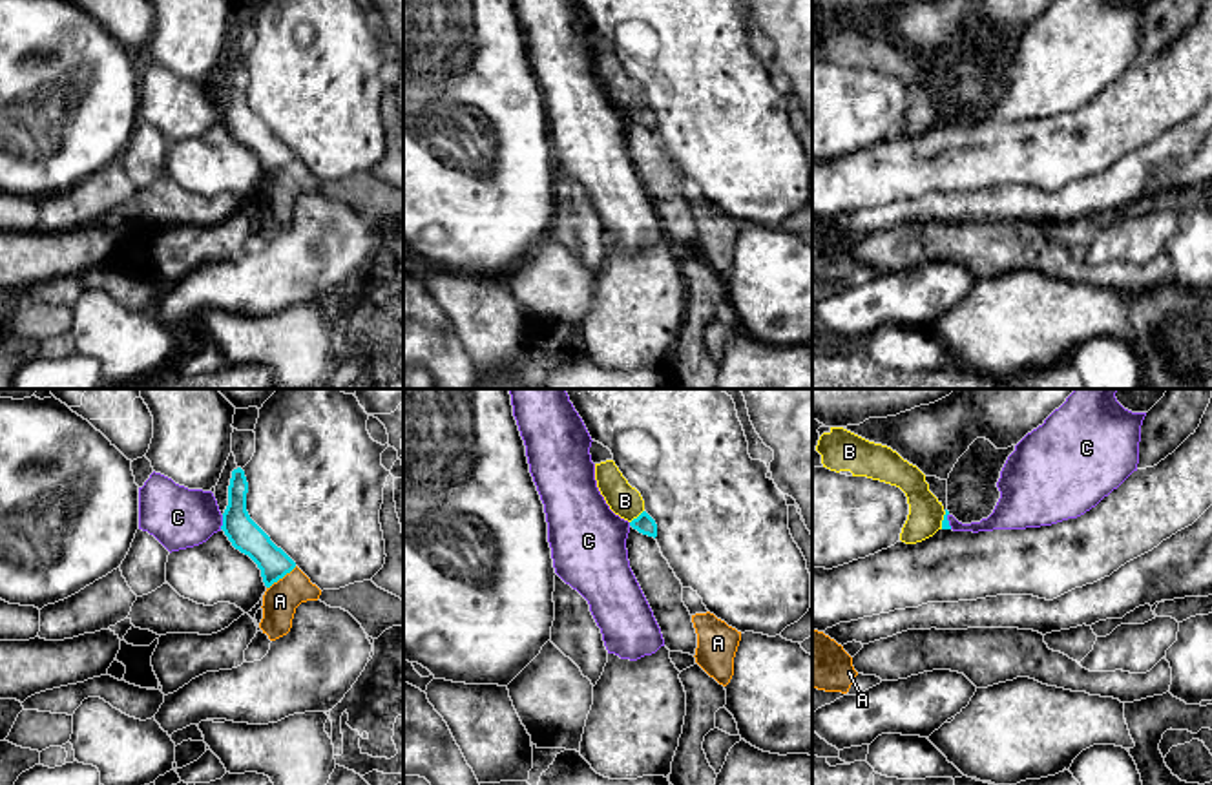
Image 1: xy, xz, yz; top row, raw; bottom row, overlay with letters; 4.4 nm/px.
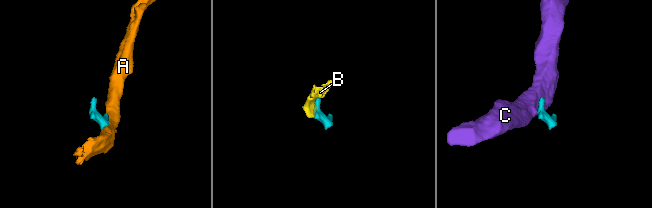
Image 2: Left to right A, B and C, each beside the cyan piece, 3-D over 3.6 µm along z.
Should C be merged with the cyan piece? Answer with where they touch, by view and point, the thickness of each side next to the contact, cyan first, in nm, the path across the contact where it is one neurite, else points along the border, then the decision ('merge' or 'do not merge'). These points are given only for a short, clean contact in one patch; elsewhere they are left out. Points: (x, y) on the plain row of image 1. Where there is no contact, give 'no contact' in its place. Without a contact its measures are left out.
xy (223, 114) | 140/280 nm | along xy (223, 106), (219, 119) | do not merge

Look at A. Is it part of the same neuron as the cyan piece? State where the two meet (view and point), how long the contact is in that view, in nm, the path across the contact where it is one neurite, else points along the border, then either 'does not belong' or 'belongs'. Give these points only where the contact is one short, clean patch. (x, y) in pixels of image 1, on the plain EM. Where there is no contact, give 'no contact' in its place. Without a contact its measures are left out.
meets cyan in xy at (282, 168); contact 170 nm long; border along xy (296, 157), (267, 179); does not belong

